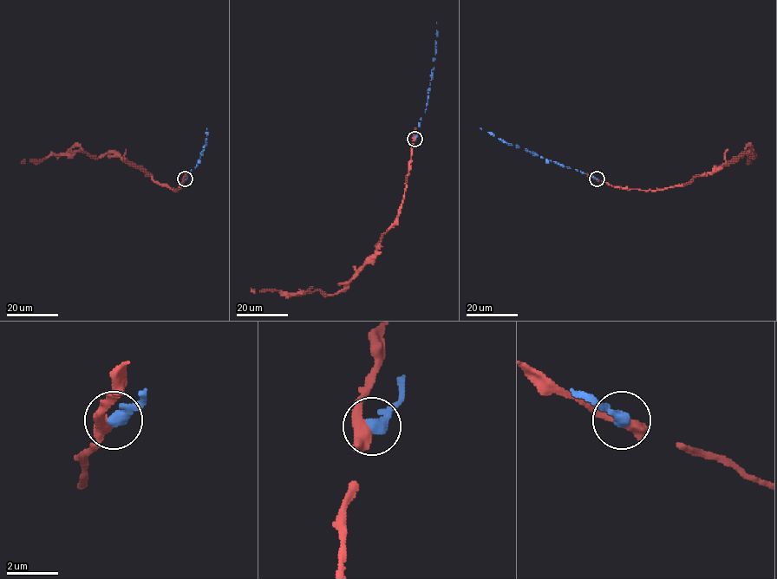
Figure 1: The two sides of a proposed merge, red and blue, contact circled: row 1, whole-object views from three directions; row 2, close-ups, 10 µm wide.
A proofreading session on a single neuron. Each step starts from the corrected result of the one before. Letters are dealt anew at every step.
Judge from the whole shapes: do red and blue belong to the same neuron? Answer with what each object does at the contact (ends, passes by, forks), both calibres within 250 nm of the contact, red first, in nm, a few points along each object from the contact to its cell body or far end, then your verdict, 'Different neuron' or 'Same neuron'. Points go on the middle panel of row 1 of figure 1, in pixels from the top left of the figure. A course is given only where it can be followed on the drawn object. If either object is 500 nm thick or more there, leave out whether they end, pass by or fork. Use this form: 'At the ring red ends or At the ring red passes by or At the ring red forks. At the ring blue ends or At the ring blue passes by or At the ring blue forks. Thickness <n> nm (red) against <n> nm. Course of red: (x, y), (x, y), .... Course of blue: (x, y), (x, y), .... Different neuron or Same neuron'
Thickness 600 nm (red) against 480 nm. Course of red: (414, 139), (397, 220), (382, 235), (376, 253), (344, 288), (333, 295), (318, 290), (282, 293), (251, 288). Course of blue: (414, 139), (427, 101), (435, 51), (436, 22). Different neuron

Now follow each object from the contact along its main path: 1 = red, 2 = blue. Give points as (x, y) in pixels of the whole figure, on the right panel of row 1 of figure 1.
1: (597, 178), (614, 186), (656, 191), (683, 185), (742, 153), (753, 158), (749, 151), (746, 163)
2: (597, 178), (509, 145), (479, 127)

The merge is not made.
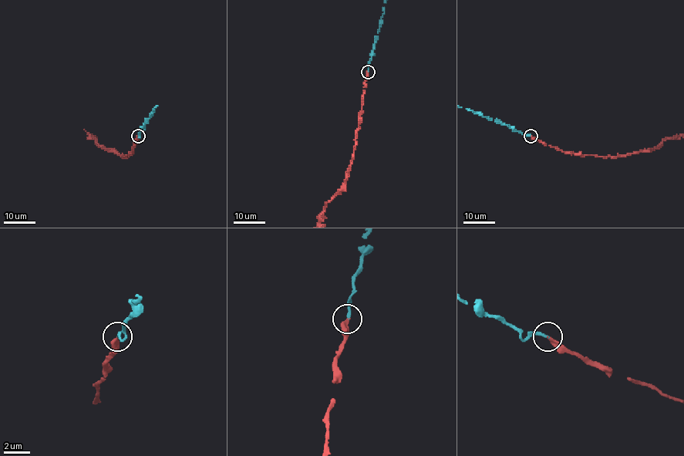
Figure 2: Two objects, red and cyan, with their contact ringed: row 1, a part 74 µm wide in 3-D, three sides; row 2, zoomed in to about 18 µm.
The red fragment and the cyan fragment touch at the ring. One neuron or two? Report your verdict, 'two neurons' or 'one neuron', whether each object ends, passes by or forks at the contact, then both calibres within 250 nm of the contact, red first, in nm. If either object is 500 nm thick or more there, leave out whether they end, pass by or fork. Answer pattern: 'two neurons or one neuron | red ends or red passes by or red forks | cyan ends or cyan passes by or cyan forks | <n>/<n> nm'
one neuron | red ends | cyan ends | 320/220 nm

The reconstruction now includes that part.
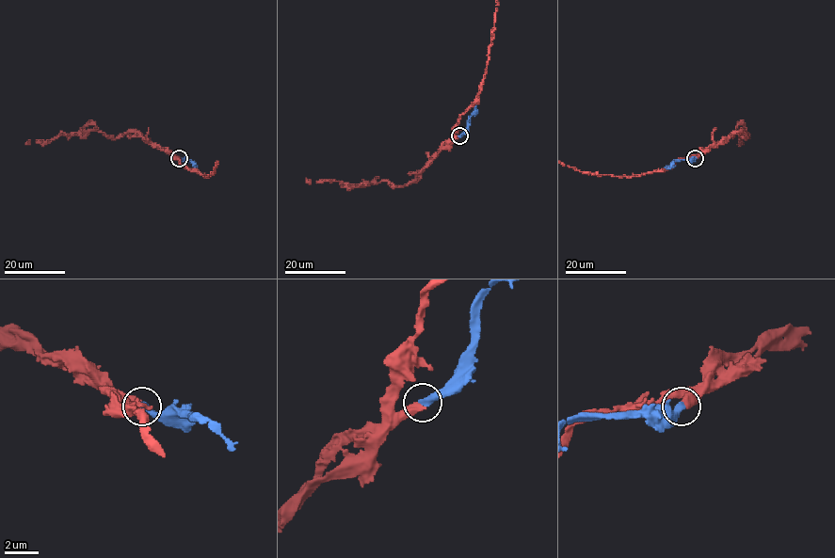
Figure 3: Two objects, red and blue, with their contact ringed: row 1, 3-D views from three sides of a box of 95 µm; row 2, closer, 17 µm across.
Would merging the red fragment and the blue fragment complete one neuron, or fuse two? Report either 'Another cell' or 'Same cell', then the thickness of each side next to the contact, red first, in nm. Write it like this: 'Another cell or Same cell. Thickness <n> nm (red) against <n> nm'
Same cell. Thickness 480 nm (red) against 400 nm

